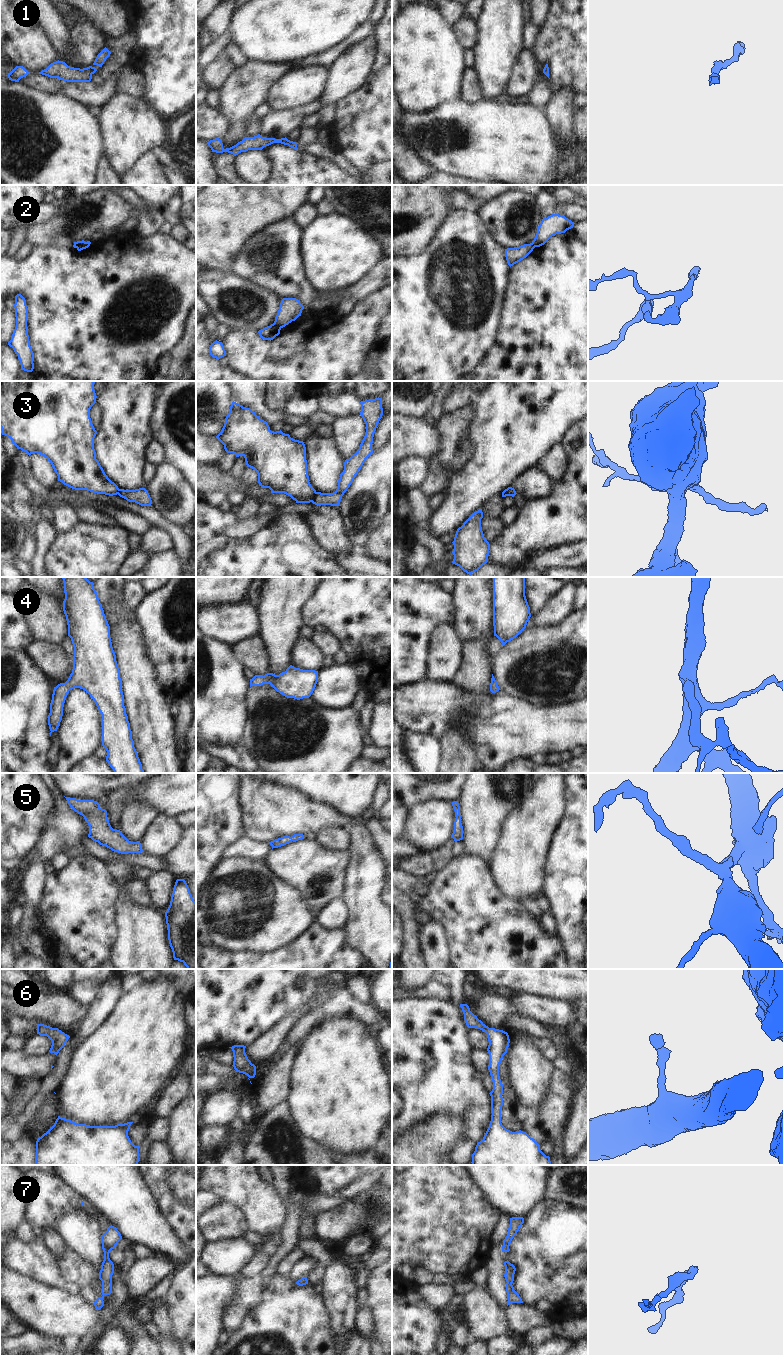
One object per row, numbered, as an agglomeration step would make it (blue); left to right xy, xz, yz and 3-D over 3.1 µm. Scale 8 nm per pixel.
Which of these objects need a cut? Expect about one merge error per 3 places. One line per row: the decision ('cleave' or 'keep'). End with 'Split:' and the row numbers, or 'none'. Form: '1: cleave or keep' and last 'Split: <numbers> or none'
1: keep
2: cleave
3: cleave
4: keep
5: keep
6: keep
7: keep
Split: 2, 3

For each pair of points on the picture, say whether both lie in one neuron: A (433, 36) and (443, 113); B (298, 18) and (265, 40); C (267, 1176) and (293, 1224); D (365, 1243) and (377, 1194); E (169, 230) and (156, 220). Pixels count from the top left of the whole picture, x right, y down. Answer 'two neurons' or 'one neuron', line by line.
A: two neurons
B: one neuron
C: two neurons
D: two neurons
E: two neurons

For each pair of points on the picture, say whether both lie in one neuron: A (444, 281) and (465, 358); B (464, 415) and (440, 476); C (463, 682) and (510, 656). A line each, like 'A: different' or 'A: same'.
A: same
B: same
C: different

